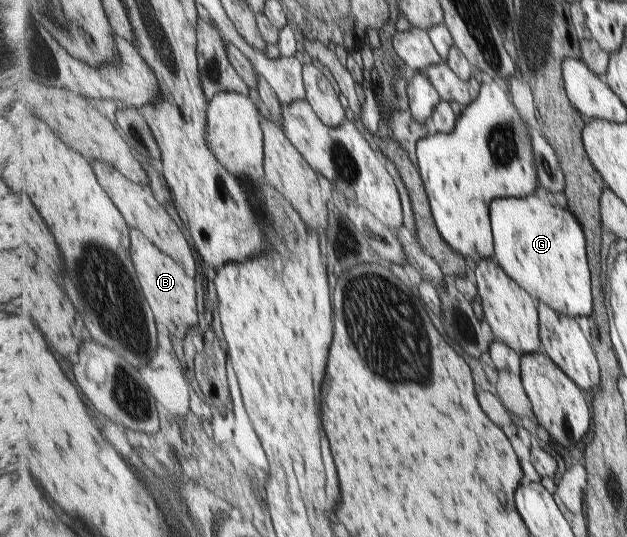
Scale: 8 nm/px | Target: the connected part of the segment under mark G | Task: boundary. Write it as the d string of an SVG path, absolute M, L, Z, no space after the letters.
M539 194L494 200L490 216L495 258L537 303L544 302L566 316L592 316L593 276L585 229L568 207L556 208L538 198Z

